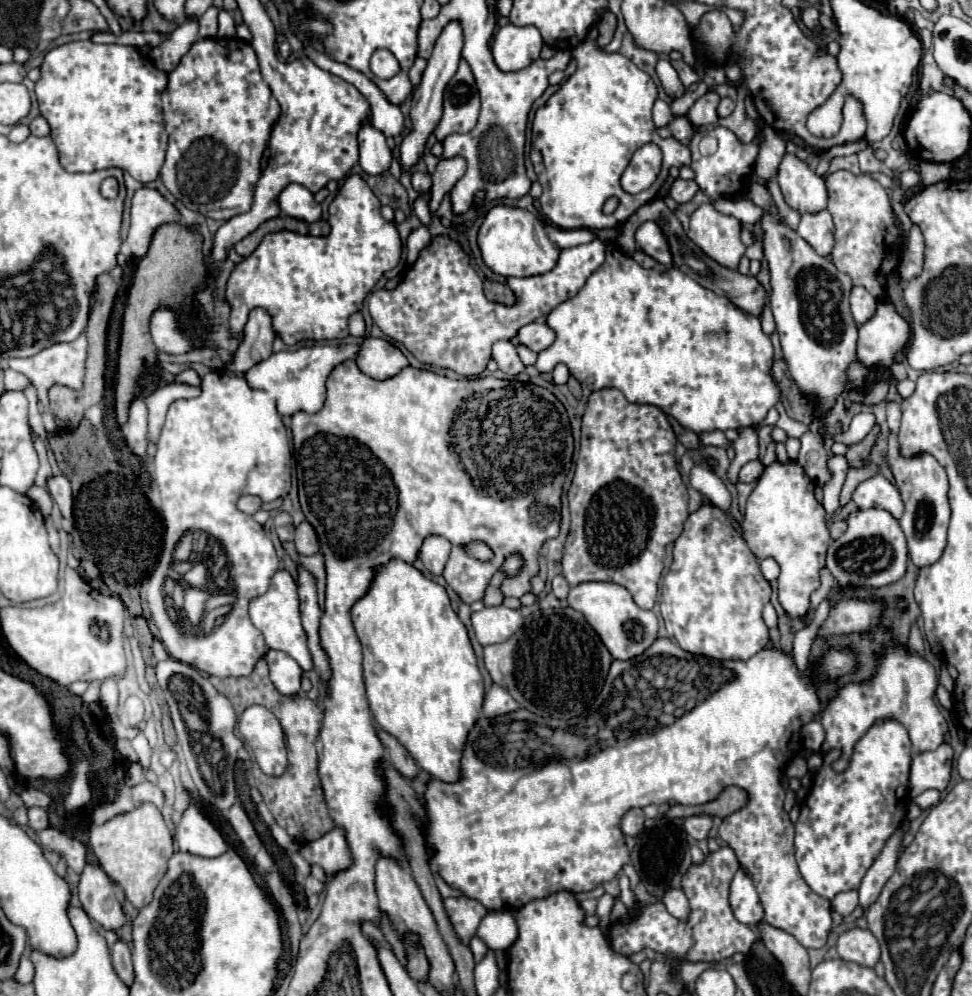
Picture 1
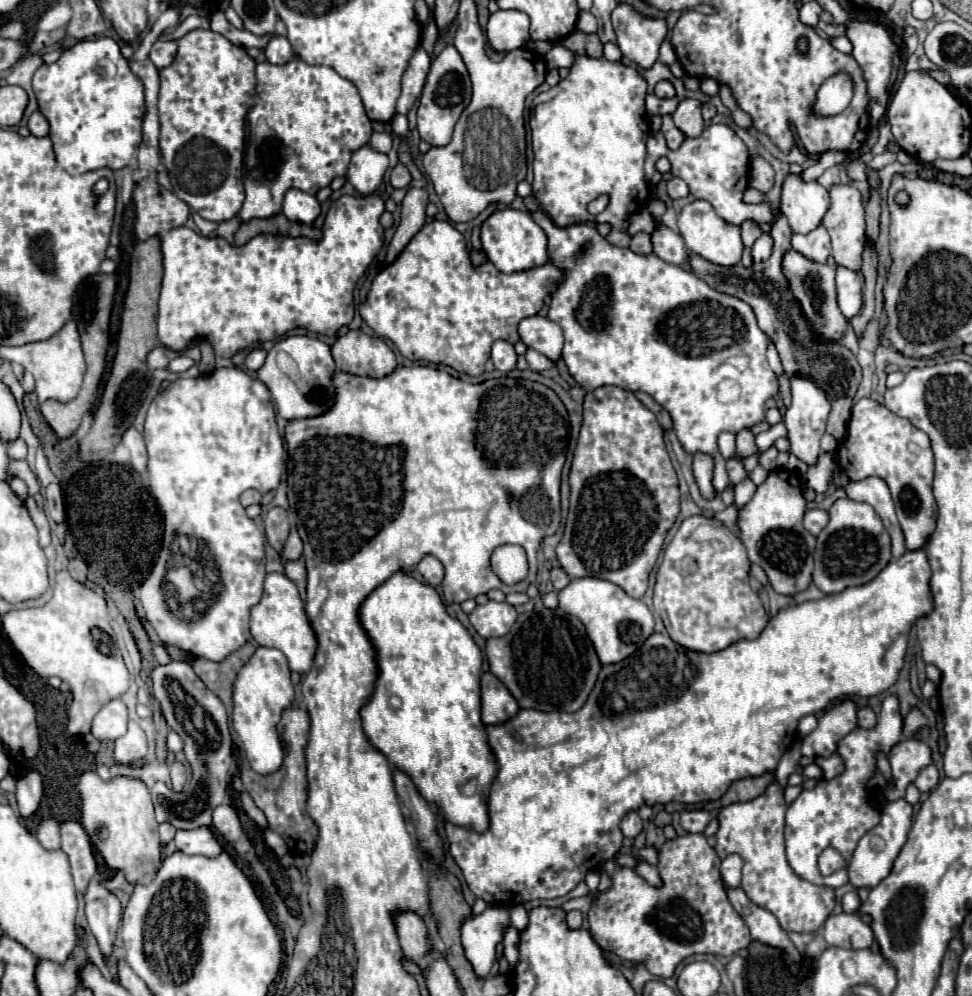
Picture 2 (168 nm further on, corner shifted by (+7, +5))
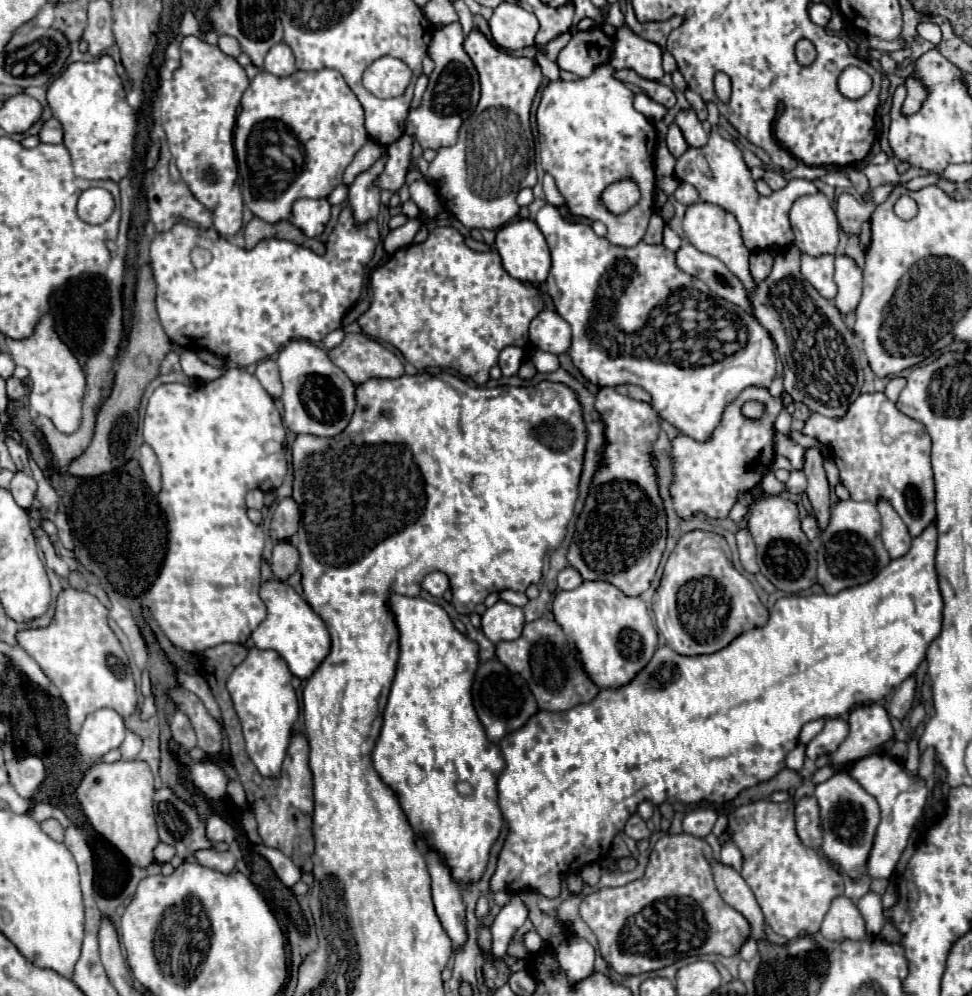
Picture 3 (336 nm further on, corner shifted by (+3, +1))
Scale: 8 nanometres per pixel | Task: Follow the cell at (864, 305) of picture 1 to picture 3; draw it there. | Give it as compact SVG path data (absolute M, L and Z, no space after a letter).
M835 256L835 282L839 288L835 306L845 316L857 308L863 288L863 272L853 258Z

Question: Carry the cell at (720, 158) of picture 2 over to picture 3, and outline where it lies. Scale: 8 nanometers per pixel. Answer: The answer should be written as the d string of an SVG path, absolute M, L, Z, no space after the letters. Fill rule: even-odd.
M715 130L711 132L709 142L703 148L689 148L685 154L681 154L677 158L675 176L681 182L695 186L699 190L699 196L703 202L711 202L711 204L723 206L729 212L733 212L741 224L743 242L751 252L759 252L759 250L779 252L779 250L785 250L787 246L791 246L793 244L793 230L789 224L789 210L797 198L817 192L817 186L811 180L791 178L785 188L771 192L771 196L761 196L757 192L755 180L751 178L751 172L741 156L741 150L731 140L721 138ZM697 156L705 156L705 160L713 172L711 178L701 174L701 170L697 168L697 162L695 162Z

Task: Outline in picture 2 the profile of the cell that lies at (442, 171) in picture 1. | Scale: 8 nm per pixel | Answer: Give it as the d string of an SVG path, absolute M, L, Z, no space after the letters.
M409 188L407 196L403 200L401 206L401 222L397 226L397 232L389 244L389 252L387 252L385 262L393 263L397 256L401 254L401 250L409 244L409 240L421 230L421 226L425 224L425 206L429 202L429 194L427 190L419 190L419 188Z

